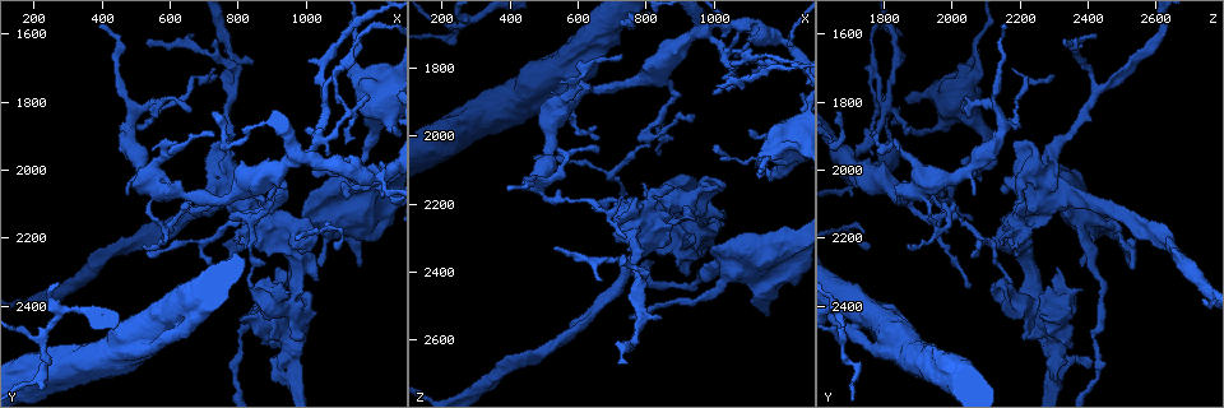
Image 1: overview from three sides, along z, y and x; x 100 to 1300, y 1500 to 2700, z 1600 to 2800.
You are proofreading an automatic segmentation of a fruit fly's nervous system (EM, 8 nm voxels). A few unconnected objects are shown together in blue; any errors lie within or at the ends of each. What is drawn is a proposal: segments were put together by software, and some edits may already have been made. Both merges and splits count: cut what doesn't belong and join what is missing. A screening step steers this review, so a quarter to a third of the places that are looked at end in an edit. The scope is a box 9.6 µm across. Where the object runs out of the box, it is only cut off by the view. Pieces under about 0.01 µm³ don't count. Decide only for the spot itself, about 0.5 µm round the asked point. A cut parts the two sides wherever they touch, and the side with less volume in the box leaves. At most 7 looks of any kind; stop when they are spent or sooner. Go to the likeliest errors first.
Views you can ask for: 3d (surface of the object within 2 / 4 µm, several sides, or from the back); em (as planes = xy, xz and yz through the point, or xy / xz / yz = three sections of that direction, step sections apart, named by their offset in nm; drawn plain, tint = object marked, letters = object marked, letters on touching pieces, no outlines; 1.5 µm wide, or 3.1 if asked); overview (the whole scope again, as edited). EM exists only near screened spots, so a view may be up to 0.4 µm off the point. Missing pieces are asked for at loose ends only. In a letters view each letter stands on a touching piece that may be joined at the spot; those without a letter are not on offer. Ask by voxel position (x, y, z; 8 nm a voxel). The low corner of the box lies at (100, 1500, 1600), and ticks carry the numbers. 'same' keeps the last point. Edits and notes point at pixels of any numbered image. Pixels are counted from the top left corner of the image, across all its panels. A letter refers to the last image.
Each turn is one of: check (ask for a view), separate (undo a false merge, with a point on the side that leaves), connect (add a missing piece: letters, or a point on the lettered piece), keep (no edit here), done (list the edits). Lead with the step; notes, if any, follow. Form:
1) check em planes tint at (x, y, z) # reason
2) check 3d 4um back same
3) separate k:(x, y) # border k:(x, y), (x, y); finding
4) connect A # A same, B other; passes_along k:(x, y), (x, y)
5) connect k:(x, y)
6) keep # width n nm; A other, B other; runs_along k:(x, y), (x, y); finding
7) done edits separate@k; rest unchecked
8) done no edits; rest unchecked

check 3d 4um at (990, 2220, 2130) # branch stops here

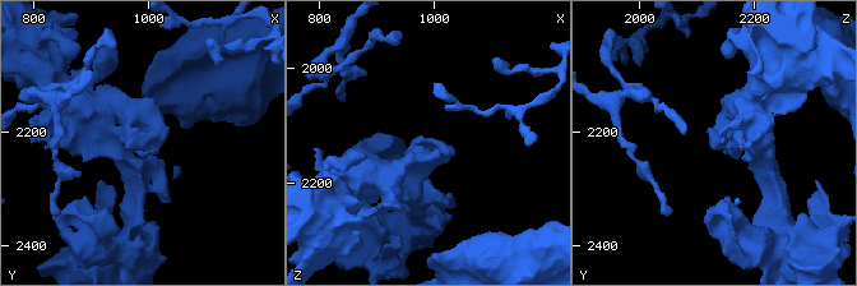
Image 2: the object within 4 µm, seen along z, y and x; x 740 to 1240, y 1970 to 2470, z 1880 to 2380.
check em planes letters at (990, 2210, 2130) # now the EM

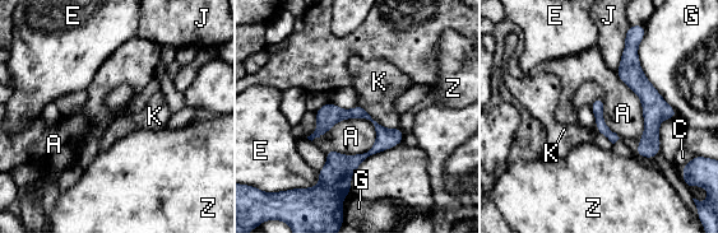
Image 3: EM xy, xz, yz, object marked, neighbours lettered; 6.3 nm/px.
keep # A other, C other, E other, G other, J other, K other, Z other; border 3:(376, 131), (344, 119), (323, 135); no lettered piece goes on from it

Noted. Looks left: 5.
check em xy step 8 letters at (1000, 1960, 2030) # tapers out

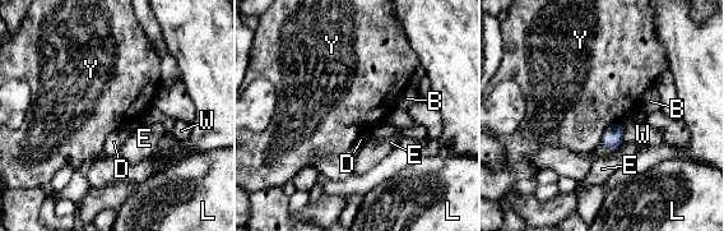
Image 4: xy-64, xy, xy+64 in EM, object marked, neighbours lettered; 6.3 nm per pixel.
keep # B other, D other, E other, L other, W other, Y other; border 4:(622, 121), (611, 124), (599, 143); none of them fits

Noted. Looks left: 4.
check em yz step 4 tint at (550, 2140, 1940) # abrupt turn

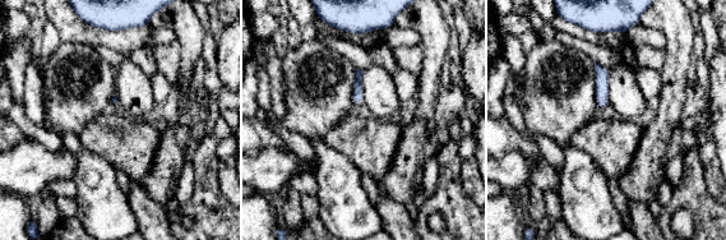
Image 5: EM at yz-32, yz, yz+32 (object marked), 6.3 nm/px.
check em planes letters same # cut it another way

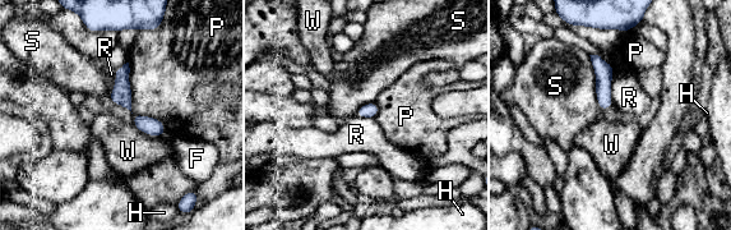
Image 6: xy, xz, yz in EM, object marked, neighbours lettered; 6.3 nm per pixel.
keep # width 20 nm; F other, H other, P other, R other, S other, W other; border 6:(128, 61), (132, 111), (166, 129); one neuron here

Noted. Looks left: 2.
done no edits; rest unchecked

